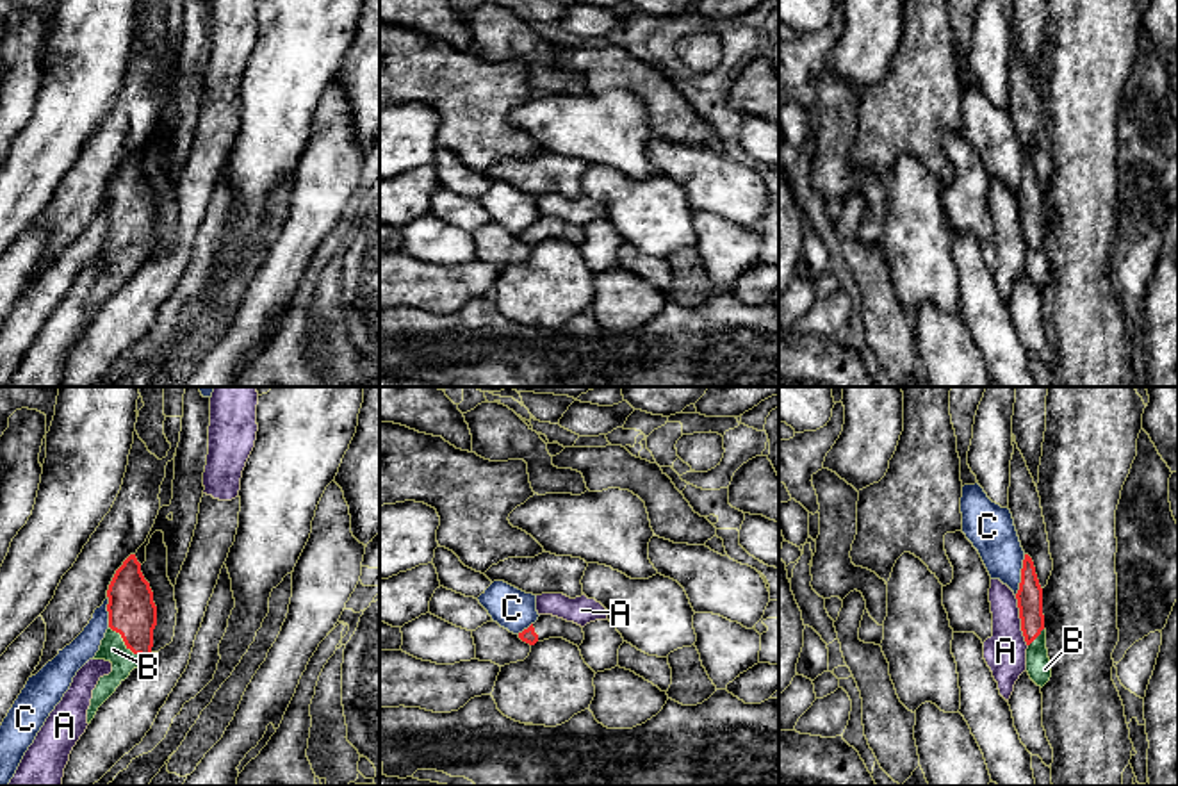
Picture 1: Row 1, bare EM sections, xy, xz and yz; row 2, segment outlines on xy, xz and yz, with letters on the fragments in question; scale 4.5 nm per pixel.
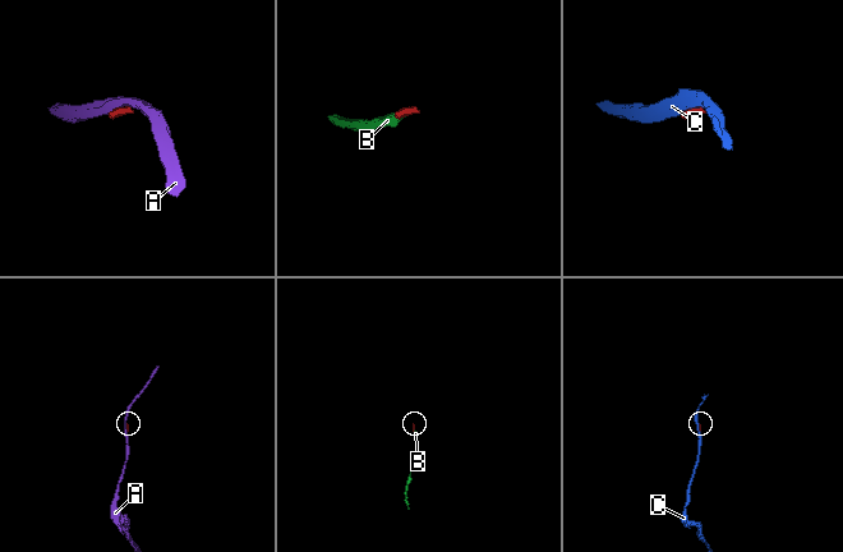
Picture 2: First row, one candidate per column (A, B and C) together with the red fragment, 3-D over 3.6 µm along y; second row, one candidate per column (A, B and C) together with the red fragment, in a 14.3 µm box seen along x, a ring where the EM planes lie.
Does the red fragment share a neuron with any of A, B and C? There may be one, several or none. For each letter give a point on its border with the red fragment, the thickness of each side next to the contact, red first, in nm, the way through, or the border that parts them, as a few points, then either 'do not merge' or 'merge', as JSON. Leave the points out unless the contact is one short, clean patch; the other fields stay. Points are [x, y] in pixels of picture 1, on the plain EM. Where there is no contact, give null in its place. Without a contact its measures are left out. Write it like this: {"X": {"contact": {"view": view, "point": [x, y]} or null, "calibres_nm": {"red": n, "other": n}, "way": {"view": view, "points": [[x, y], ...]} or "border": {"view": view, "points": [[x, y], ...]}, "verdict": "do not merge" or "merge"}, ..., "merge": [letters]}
{"A": {"contact": {"view": "yz", "point": [1022, 221]}, "calibres_nm": {"red": 120, "other": 190}, "border": {"view": "yz", "points": [[1014, 196], [1020, 230], [1027, 246]]}, "verdict": "do not merge"}, "B": {"contact": {"view": "xy", "point": [125, 245]}, "calibres_nm": {"red": 220, "other": 120}, "way": {"view": "xy", "points": [[132, 214], [130, 237], [125, 245], [113, 250]]}, "verdict": "merge"}, "C": {"contact": {"view": "yz", "point": [1022, 175]}, "calibres_nm": {"red": 120, "other": 220}, "border": {"view": "yz", "points": [[1025, 155], [1020, 189], [1014, 195]]}, "verdict": "do not merge"}, "merge": ["B"]}

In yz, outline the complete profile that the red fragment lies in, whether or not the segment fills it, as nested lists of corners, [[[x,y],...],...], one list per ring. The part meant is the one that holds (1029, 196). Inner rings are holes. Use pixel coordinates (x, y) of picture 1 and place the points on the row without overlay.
[[[1025,155],[1021,184],[1016,194],[1021,232],[1027,250],[1027,273],[1037,287],[1044,287],[1051,278],[1051,266],[1046,250],[1046,230],[1043,216],[1043,189],[1039,185],[1034,162]]]

